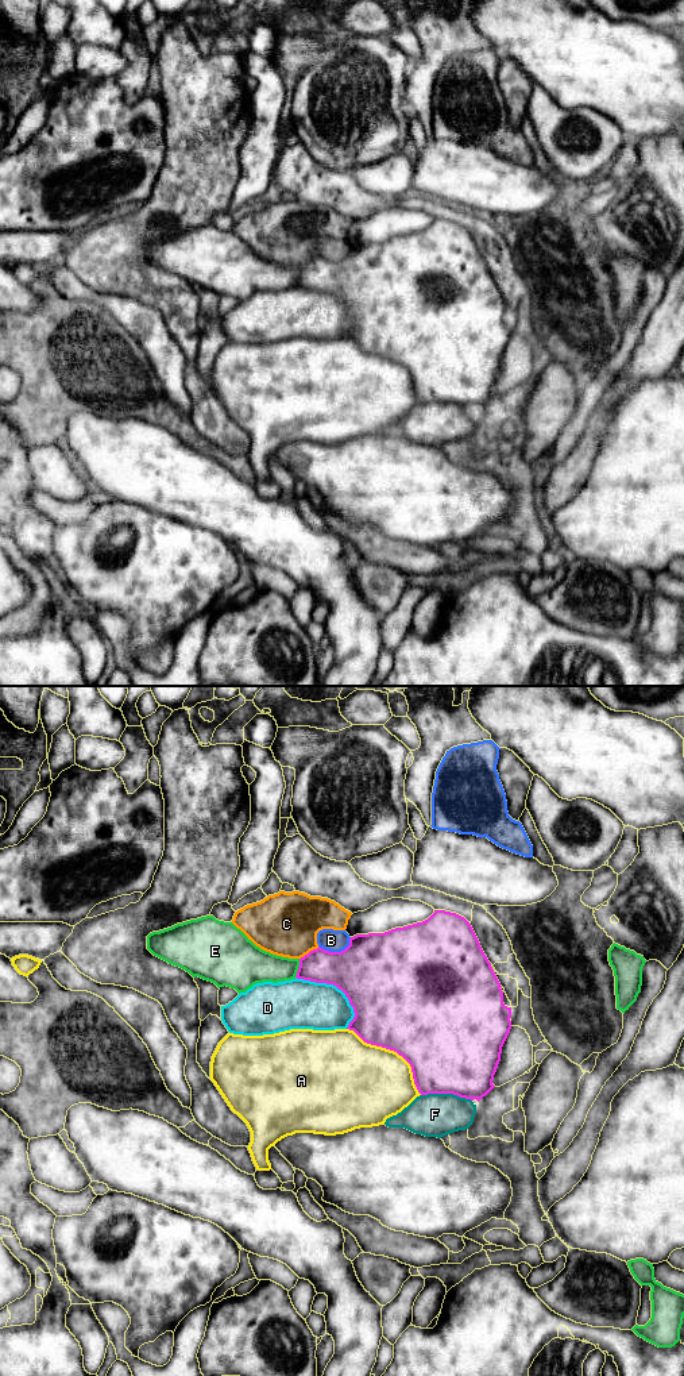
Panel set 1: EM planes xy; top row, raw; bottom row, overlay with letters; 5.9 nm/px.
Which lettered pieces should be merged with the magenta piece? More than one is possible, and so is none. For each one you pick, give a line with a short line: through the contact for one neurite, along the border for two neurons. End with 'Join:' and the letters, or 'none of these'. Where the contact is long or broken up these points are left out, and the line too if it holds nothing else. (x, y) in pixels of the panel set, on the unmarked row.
Join: none of these

